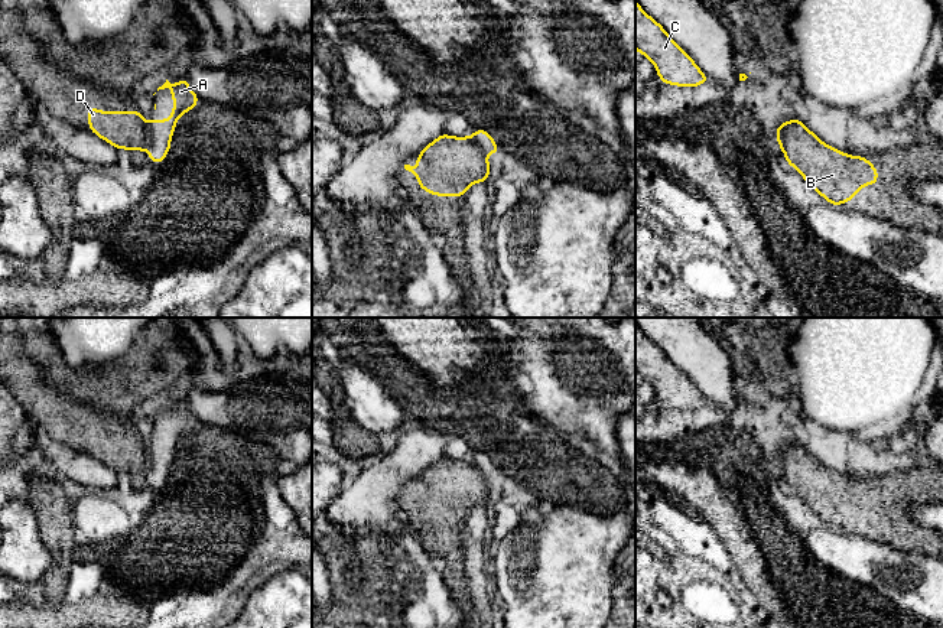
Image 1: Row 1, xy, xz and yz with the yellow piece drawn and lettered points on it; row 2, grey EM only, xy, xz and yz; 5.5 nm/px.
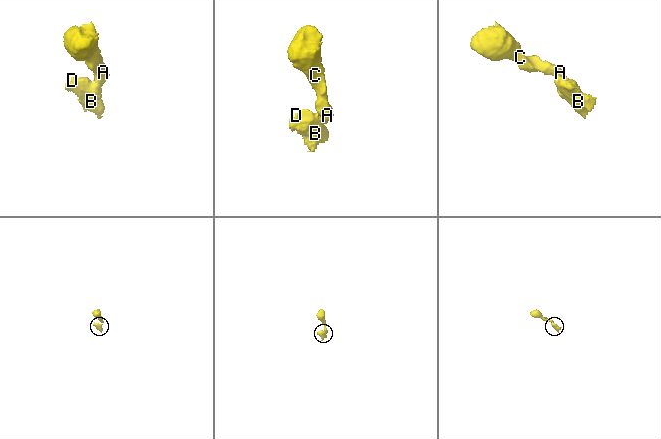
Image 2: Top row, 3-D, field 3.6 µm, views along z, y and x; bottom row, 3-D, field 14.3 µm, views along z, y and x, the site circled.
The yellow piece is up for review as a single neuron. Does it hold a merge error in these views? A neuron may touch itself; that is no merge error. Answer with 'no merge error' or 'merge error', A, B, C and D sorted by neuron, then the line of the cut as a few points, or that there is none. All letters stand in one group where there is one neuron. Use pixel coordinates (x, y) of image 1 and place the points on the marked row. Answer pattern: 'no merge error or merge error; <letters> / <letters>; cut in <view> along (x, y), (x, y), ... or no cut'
merge error; A C / B D; cut in xy along (149, 126), (149, 142), (146, 145)

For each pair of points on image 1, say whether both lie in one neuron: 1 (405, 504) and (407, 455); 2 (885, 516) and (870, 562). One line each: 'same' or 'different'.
1: different
2: different

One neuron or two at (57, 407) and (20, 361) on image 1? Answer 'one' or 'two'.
one

